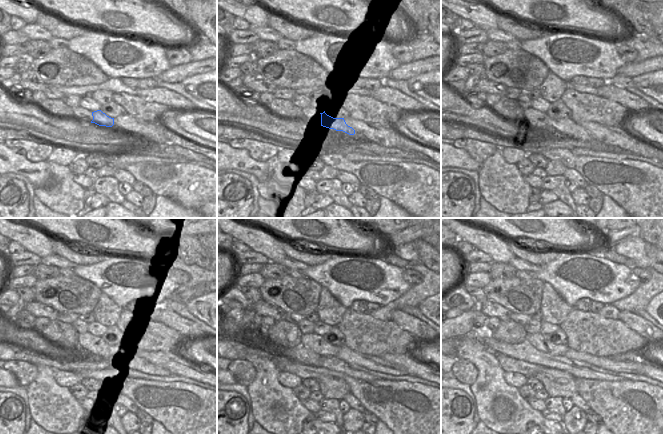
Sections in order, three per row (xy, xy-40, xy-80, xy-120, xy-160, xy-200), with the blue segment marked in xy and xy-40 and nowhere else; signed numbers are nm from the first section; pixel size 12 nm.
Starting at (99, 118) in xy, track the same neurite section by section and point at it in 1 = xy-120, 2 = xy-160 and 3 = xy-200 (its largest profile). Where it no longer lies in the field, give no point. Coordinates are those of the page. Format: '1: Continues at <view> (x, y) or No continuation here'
1: Continues at xy-120 (129, 357)
2: Continues at xy-160 (371, 363)
3: Continues at xy-200 (606, 363).

